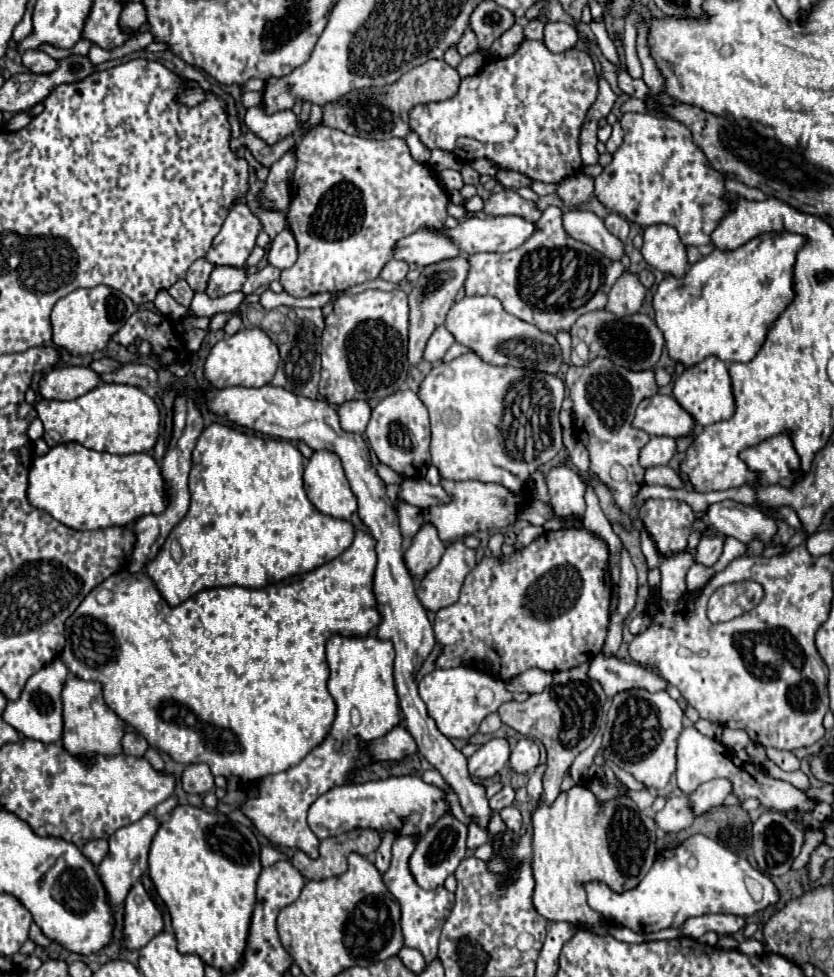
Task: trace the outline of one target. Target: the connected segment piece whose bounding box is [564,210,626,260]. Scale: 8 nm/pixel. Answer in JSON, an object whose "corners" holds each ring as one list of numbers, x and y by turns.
{"corners":[[586,210,566,212,564,214,564,230,578,242,592,246,606,258,620,260,626,254,624,244,614,234,610,234,604,226,604,220,592,212,586,212]]}

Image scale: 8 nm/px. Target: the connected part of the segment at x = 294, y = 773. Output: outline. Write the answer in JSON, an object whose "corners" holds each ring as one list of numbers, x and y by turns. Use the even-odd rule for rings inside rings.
{"corners":[[332,636,326,644,326,658,330,666,328,690,336,702,336,720,320,746,316,746,300,764,258,780,258,794,246,798,240,806,242,814,252,820,252,826,274,846,296,848,318,858,320,840,308,830,308,806,334,786,346,784,352,774,374,758,368,748,360,744,382,738,400,722,400,706,394,688,394,648,392,642,382,642,376,636,342,638],[350,714,360,714,360,722,352,724]]}

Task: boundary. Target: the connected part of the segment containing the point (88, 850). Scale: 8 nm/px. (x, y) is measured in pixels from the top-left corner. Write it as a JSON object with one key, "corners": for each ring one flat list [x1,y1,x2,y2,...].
{"corners":[[92,840,82,848,82,852,84,852,84,856,88,856,98,866,108,854,108,840]]}

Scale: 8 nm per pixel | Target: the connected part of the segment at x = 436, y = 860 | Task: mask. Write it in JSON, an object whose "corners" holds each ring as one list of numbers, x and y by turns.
{"corners":[[446,814,432,826,432,830,428,830,428,834,424,834,416,842,416,850,410,856,410,872,420,888,434,890,442,886,450,874,454,874,454,870,466,856,466,832,468,832,466,824,456,820,452,814]]}

